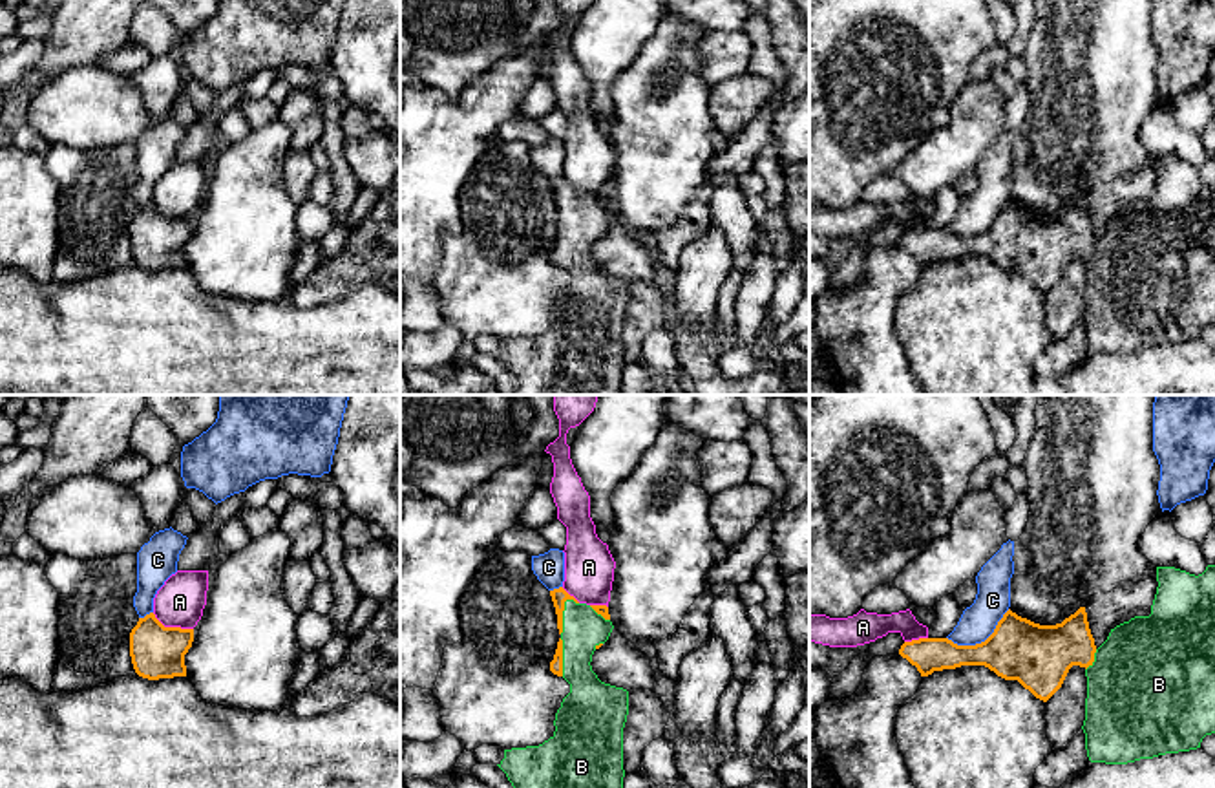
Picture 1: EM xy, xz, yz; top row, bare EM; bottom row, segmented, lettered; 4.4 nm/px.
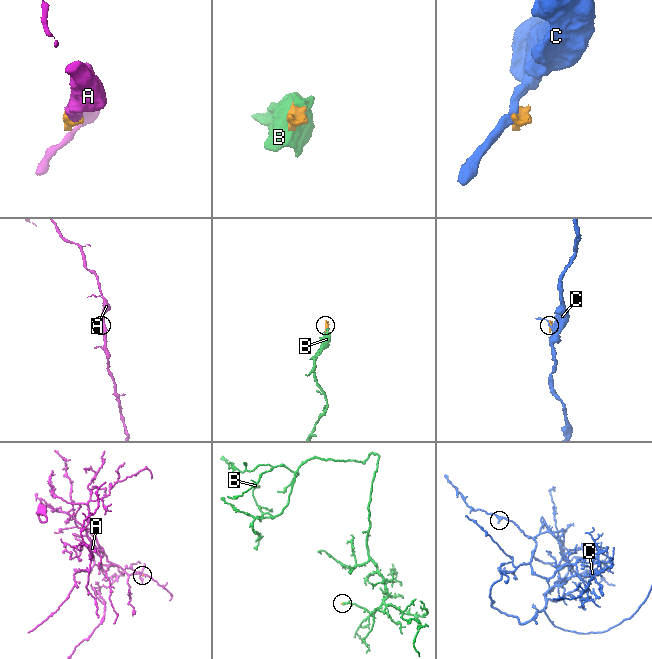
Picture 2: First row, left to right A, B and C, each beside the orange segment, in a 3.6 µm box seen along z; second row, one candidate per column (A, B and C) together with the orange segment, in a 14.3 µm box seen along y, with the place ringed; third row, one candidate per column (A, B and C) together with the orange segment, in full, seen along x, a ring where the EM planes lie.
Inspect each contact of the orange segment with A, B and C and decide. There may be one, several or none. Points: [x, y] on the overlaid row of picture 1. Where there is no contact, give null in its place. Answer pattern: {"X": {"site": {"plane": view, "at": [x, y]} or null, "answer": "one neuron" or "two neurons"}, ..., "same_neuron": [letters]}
{"A": {"site": {"plane": "xy", "at": [172, 628]}, "answer": "two neurons"}, "B": {"site": {"plane": "xz", "at": [561, 615]}, "answer": "one neuron"}, "C": {"site": {"plane": "yz", "at": [982, 642]}, "answer": "two neurons"}, "same_neuron": ["B"]}

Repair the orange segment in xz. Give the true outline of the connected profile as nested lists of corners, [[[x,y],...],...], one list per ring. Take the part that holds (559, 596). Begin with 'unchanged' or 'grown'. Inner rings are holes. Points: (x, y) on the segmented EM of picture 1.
grown; [[[563,587],[550,591],[559,642],[550,671],[570,684],[555,713],[554,735],[539,746],[504,750],[497,764],[513,788],[623,788],[623,728],[629,715],[629,691],[605,684],[592,671],[592,655],[610,636],[614,625],[607,605],[579,603]]]

